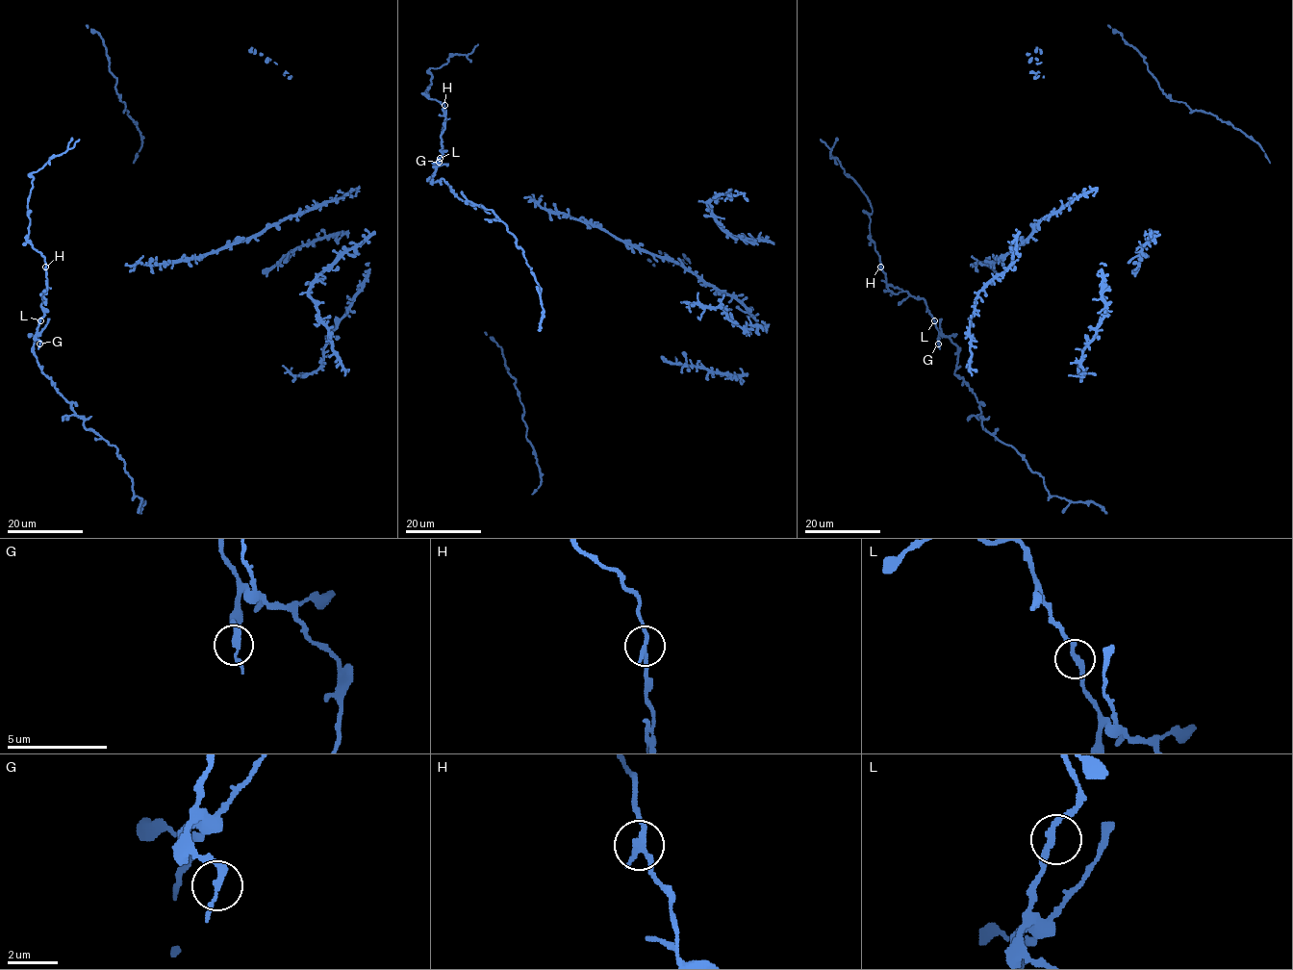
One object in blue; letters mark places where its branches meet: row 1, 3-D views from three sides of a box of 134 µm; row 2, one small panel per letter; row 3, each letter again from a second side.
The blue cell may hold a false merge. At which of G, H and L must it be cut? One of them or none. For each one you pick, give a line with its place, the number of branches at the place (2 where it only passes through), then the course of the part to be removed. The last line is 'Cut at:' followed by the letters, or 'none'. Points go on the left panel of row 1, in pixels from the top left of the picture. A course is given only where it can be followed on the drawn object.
Cut at: none

